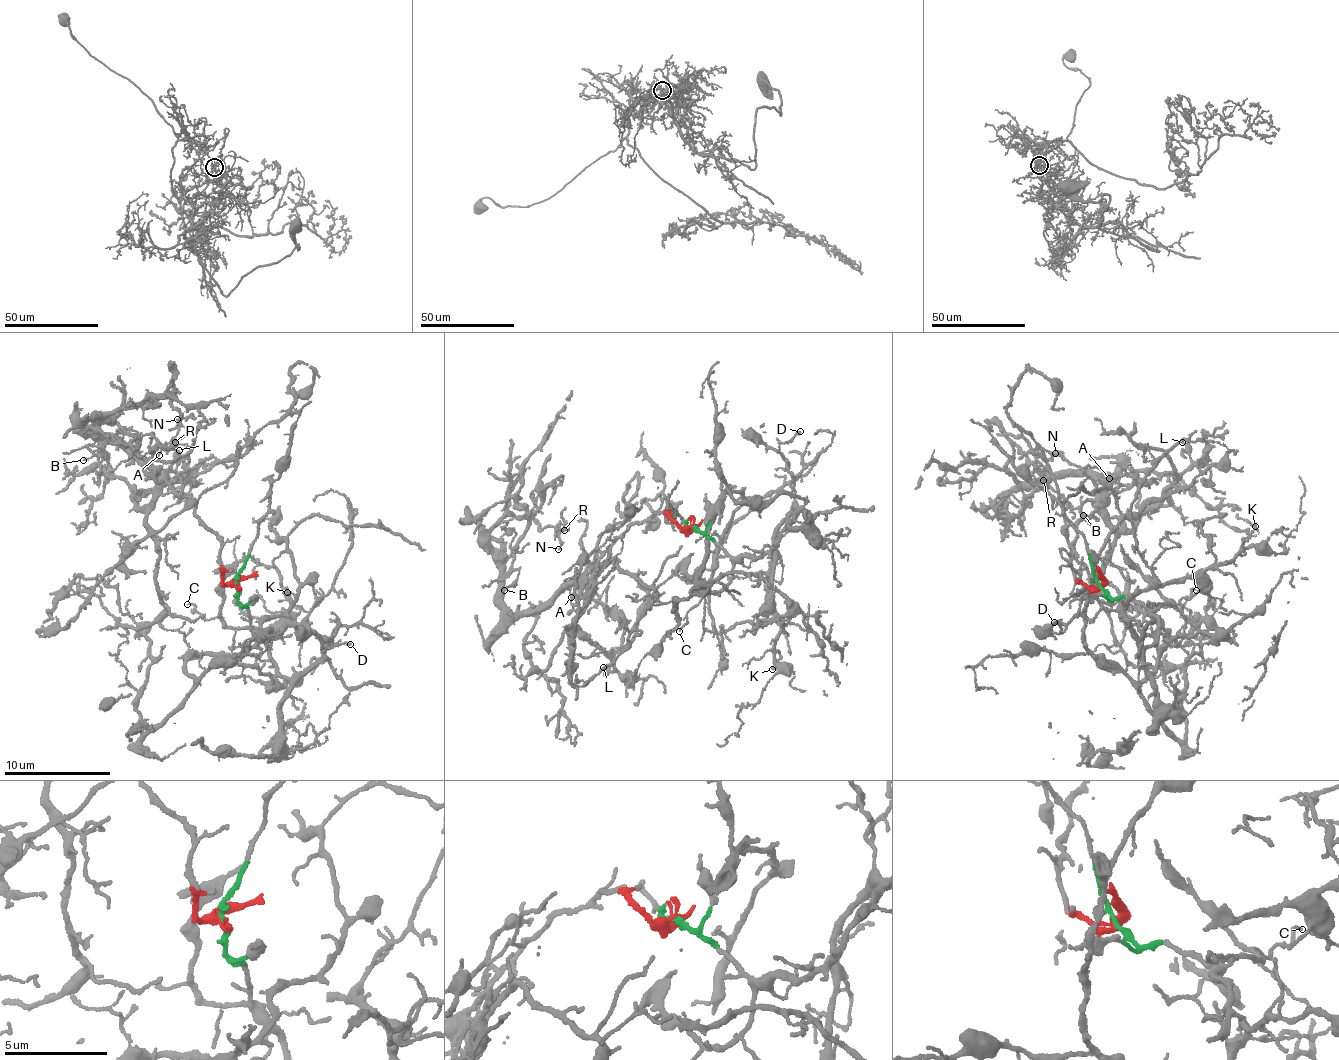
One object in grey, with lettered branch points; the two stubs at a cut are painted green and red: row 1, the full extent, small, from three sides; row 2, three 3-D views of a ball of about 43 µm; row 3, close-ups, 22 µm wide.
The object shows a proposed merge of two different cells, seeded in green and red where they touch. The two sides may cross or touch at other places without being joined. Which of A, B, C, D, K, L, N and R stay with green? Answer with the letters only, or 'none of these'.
C, D, K

